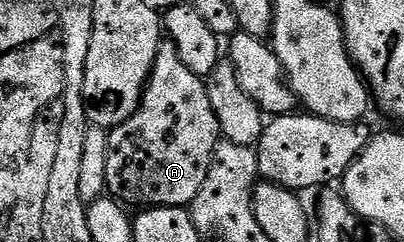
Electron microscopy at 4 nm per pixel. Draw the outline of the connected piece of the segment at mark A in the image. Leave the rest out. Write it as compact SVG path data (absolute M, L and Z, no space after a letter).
M164 39L163 43L160 44L151 77L147 79L147 85L143 87L143 97L139 103L139 109L125 122L121 122L121 126L110 129L107 141L109 142L109 150L105 158L107 192L124 205L140 204L138 207L143 210L148 208L187 208L197 198L201 186L205 186L205 178L211 169L215 148L221 142L219 123L217 122L217 114L213 114L213 106L209 103L209 94L204 77L193 74L193 70L189 70L189 66L185 66L185 62L181 62L181 54L173 41Z

